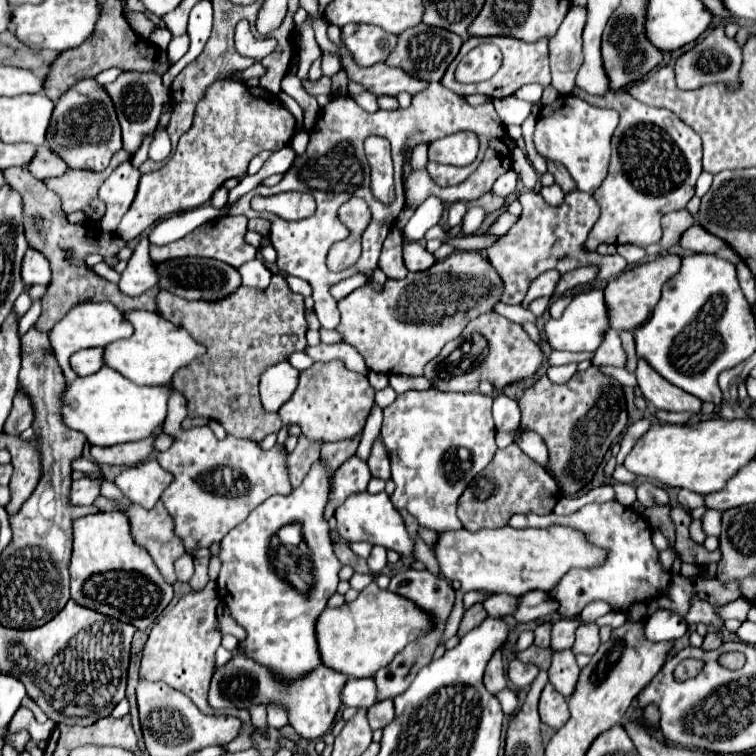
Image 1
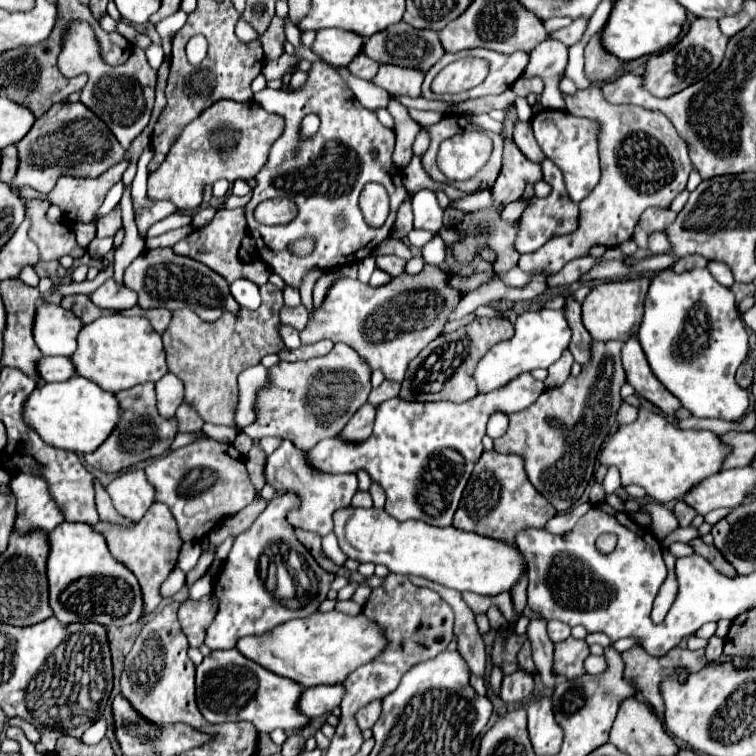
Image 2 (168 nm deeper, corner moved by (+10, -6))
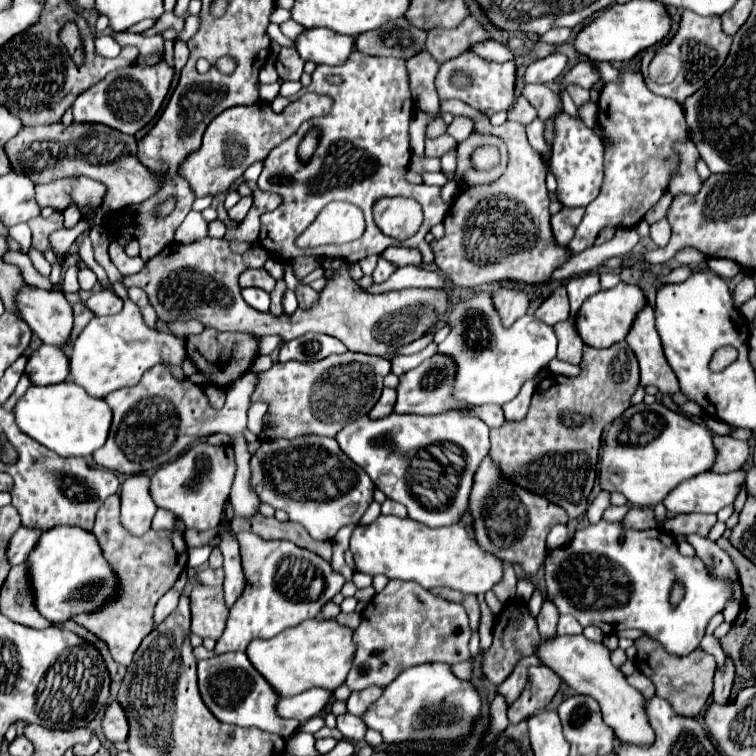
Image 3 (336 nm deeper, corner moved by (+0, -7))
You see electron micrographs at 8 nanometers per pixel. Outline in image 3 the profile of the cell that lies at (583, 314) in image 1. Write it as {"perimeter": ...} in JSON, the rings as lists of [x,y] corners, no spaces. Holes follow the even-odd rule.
{"perimeter":[[[480,292],[476,298],[458,304],[448,318],[452,324],[452,332],[448,338],[438,346],[438,352],[444,352],[454,358],[458,364],[456,374],[456,388],[454,394],[458,400],[466,404],[480,406],[480,404],[506,404],[510,402],[520,388],[532,380],[540,382],[540,372],[556,358],[558,338],[552,326],[540,324],[532,314],[522,316],[516,324],[508,330],[500,326],[500,318],[496,316],[492,298]]]}

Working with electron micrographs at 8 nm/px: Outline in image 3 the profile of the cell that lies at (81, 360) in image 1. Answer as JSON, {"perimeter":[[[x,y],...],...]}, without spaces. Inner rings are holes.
{"perimeter":[[[42,344],[38,350],[34,350],[26,364],[26,374],[34,384],[60,384],[68,378],[70,362],[68,356],[60,348],[48,348]]]}

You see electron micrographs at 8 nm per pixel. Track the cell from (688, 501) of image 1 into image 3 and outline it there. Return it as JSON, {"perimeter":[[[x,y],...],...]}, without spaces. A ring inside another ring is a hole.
{"perimeter":[[[678,514],[664,522],[664,530],[672,532],[672,536],[690,534],[690,532],[706,536],[714,522],[716,522],[716,514]]]}

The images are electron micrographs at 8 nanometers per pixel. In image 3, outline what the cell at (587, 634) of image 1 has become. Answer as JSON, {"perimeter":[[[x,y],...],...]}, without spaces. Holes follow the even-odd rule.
{"perimeter":[[[582,634],[558,636],[556,640],[540,644],[536,654],[570,688],[574,688],[578,694],[592,696],[600,704],[604,722],[614,728],[620,742],[634,744],[634,746],[650,746],[656,740],[654,728],[650,726],[650,720],[646,714],[644,696],[636,688],[632,688],[626,682],[624,674],[610,662],[610,650],[602,642],[592,642]]]}

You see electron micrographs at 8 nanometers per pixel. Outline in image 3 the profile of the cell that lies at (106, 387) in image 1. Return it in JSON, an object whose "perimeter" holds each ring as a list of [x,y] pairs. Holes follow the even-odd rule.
{"perimeter":[[[74,382],[28,388],[28,392],[18,400],[14,416],[24,434],[60,456],[90,456],[94,450],[104,446],[112,424],[112,408],[104,398],[88,396],[88,392]]]}

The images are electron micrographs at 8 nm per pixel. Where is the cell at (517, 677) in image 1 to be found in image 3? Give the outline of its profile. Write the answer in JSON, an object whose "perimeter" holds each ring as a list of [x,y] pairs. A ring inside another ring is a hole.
{"perimeter":[[[548,666],[528,668],[526,686],[518,696],[518,700],[514,700],[512,706],[508,708],[510,724],[518,724],[530,718],[536,710],[544,708],[558,692],[558,686],[560,686],[560,678]]]}

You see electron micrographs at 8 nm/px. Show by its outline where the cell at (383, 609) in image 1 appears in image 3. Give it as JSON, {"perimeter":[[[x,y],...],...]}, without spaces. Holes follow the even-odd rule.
{"perimeter":[[[304,620],[298,626],[286,628],[274,638],[254,640],[246,654],[252,666],[280,692],[280,696],[294,696],[306,692],[314,686],[336,690],[352,668],[352,658],[356,654],[354,630],[338,624],[336,620]]]}

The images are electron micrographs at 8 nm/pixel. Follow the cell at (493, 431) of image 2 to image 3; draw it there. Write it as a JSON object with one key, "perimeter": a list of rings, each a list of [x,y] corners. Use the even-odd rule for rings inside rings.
{"perimeter":[[[524,388],[514,400],[506,402],[506,404],[502,406],[504,416],[506,416],[506,422],[518,422],[518,420],[524,420],[526,412],[528,412],[528,406],[530,406],[530,398],[532,398],[532,392]]]}

